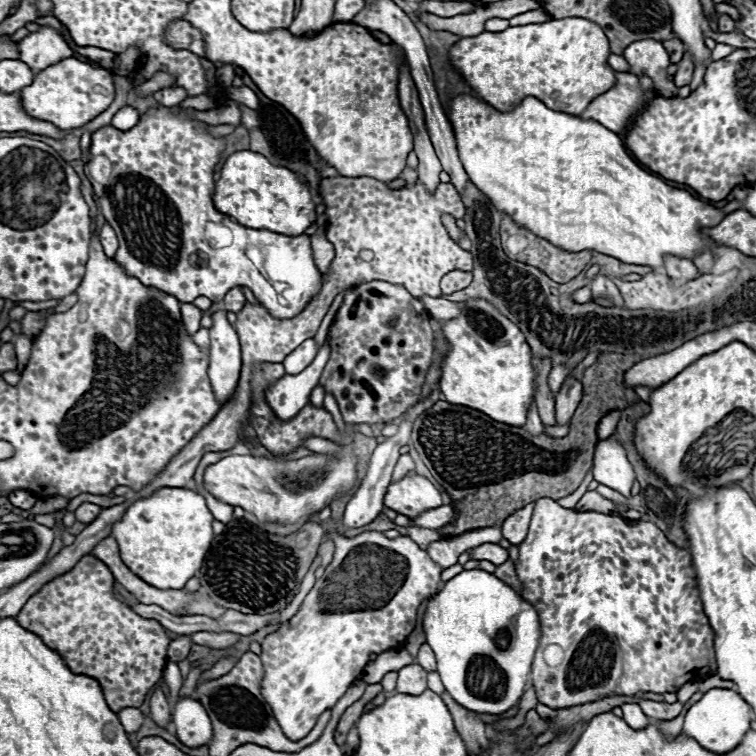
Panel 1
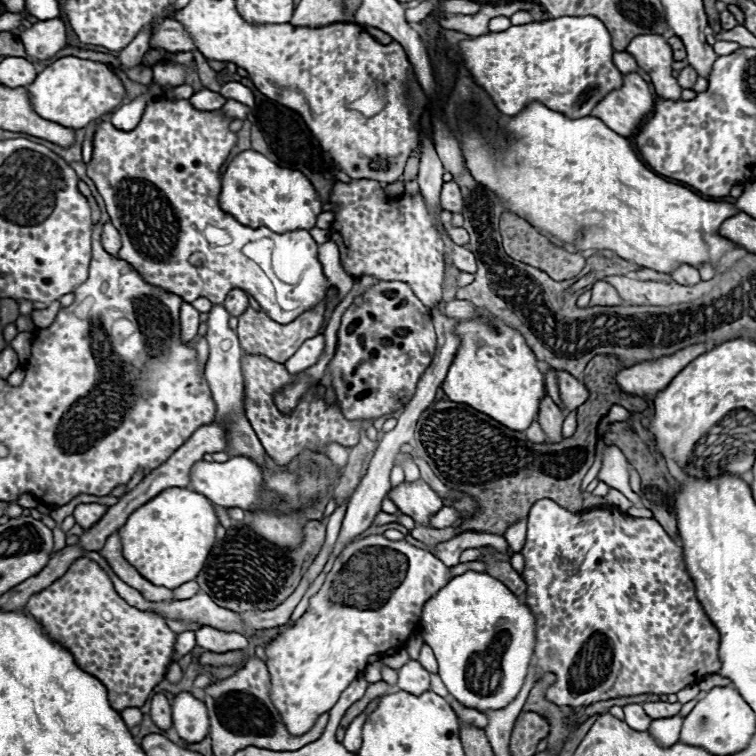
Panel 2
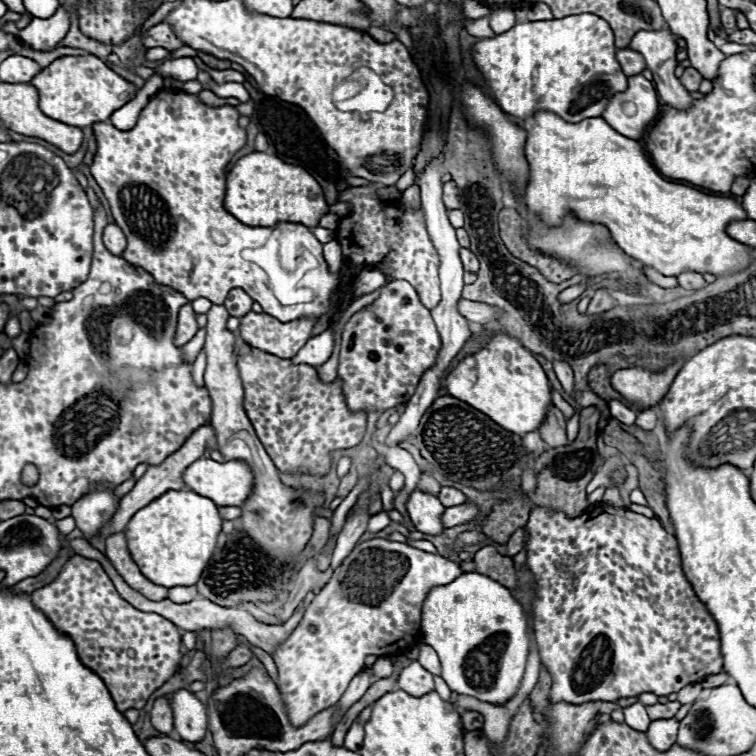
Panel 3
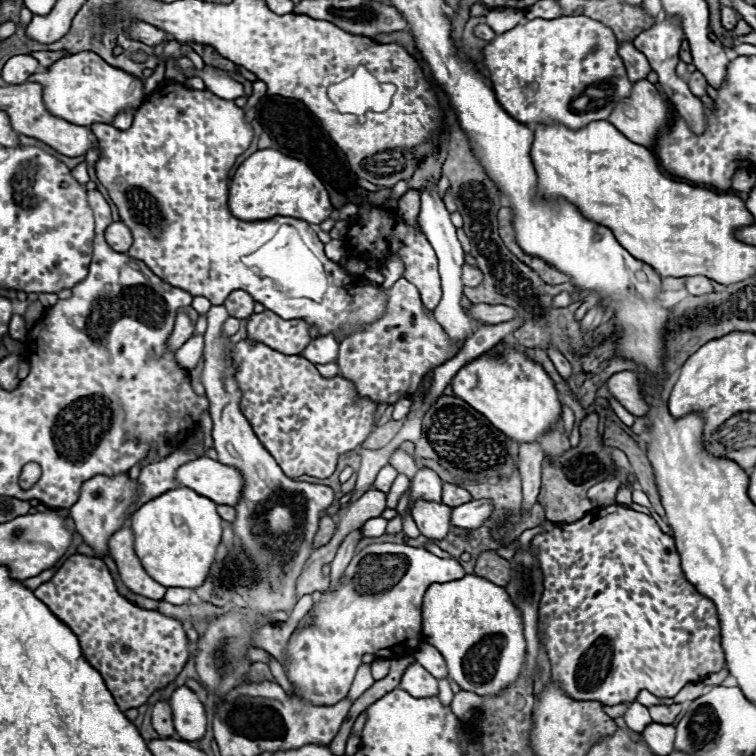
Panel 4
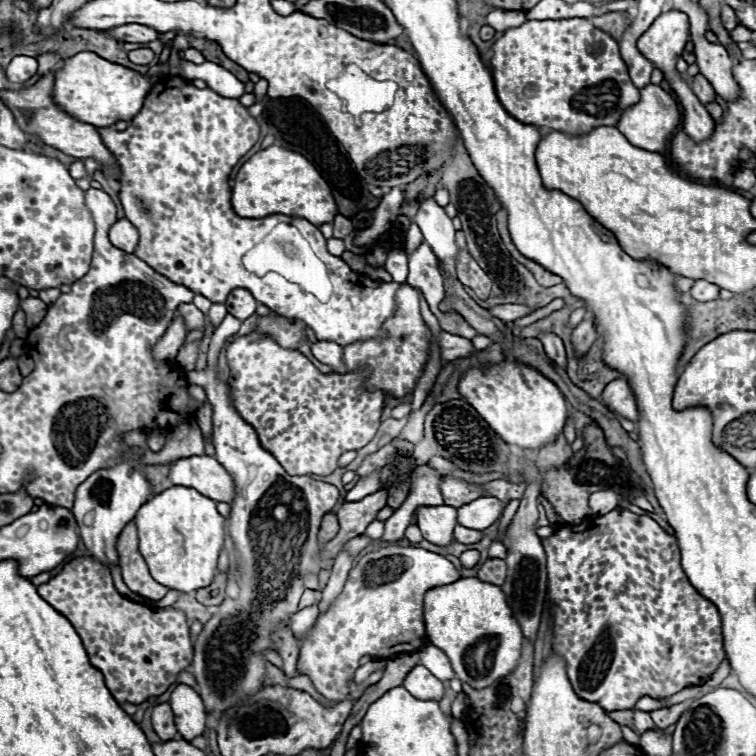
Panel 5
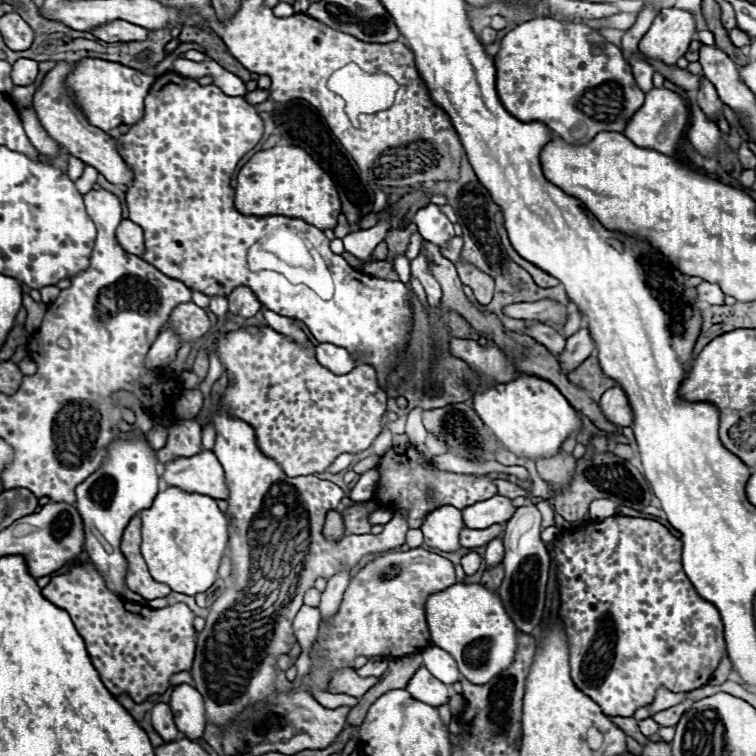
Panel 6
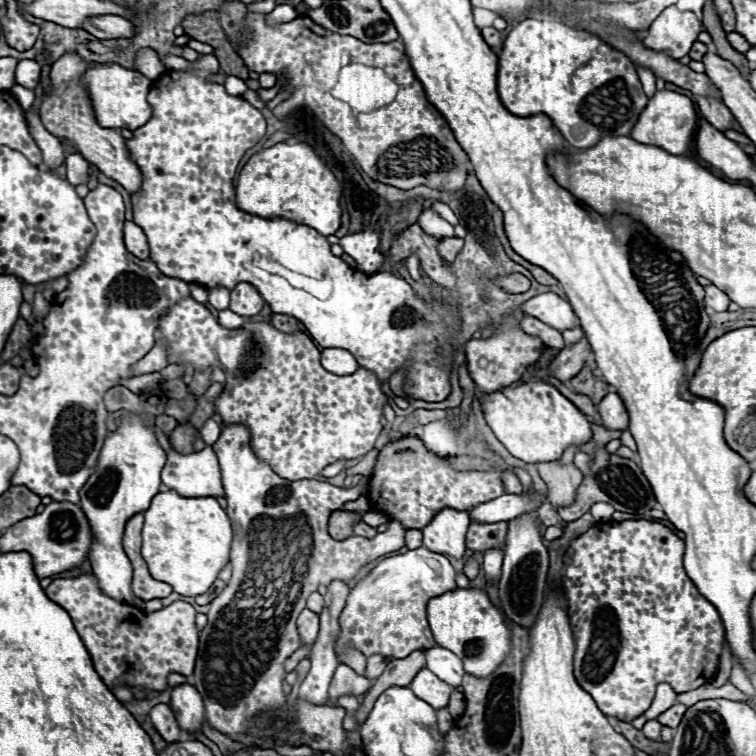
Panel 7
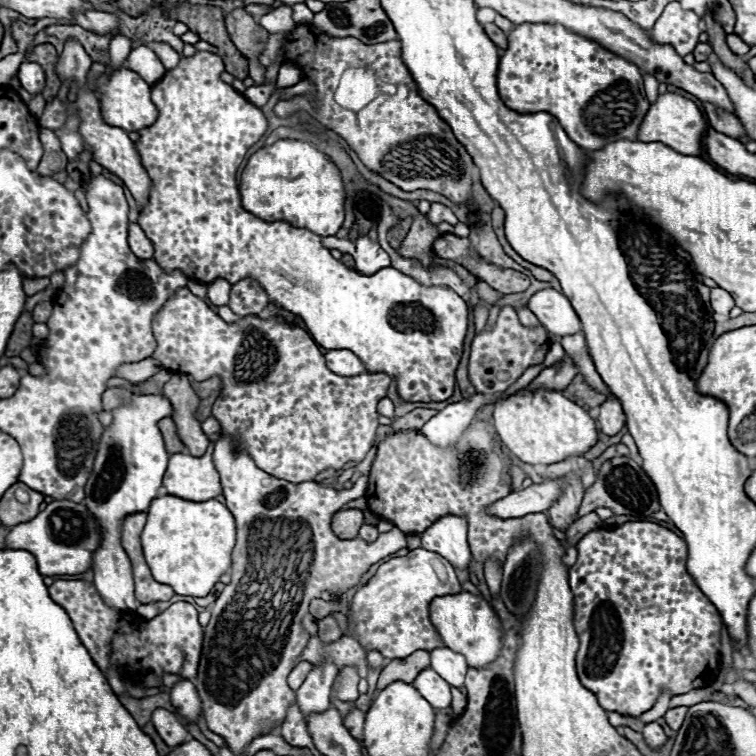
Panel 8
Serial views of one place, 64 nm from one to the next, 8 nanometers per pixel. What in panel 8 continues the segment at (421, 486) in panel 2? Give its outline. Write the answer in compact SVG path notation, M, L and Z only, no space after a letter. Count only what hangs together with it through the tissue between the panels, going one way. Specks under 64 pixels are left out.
M448 514L438 522L434 522L422 534L422 548L430 552L438 552L460 570L468 570L472 562L472 554L466 542L466 530L468 530L466 518Z

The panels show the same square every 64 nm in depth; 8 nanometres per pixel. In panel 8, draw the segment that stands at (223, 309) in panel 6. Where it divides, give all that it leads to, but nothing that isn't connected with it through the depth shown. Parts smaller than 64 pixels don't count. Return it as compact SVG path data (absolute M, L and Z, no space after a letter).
M214 280L208 284L208 298L216 306L228 304L228 294L230 294L232 284L228 280Z

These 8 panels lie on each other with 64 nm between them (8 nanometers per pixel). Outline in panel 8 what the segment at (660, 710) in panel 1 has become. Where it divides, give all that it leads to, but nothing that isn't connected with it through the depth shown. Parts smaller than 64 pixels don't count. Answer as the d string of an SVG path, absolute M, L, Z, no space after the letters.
M678 706L678 708L670 708L670 710L668 710L666 714L664 714L664 720L668 722L668 726L670 726L672 730L678 730L678 728L682 726L682 720L684 720L686 712L688 712L688 708L686 708L686 706Z

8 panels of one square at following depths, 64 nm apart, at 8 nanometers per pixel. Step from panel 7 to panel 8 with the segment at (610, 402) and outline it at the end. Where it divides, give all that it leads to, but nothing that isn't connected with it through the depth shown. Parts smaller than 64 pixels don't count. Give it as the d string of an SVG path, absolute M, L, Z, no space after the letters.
M616 398L612 400L606 400L602 406L600 406L600 414L598 414L598 424L600 424L600 430L606 434L606 436L614 436L622 430L622 426L626 424L626 416L622 412L622 406Z

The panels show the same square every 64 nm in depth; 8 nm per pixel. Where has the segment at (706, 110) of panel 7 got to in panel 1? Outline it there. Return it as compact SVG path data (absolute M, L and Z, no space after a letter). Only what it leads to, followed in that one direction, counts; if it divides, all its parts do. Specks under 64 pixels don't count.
M684 52L684 58L678 62L678 72L674 74L674 84L676 86L688 86L694 74L694 64L690 60L690 54Z

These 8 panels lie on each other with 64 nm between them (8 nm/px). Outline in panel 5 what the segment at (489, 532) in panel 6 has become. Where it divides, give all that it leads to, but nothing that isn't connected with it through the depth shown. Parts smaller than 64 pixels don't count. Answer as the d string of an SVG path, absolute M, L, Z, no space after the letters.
M456 530L456 540L462 544L476 544L480 542L484 536L484 532L478 530Z

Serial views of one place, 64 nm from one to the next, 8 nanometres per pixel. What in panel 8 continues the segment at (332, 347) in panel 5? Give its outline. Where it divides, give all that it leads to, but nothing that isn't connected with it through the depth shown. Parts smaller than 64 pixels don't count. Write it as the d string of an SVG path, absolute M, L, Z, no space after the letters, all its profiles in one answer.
M328 350L326 366L340 376L358 376L362 372L368 372L362 360L350 350Z

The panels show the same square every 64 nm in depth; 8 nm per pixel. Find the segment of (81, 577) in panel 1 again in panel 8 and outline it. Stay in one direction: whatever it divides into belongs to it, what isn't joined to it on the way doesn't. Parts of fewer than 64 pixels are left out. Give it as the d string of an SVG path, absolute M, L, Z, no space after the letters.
M56 580L48 586L48 592L52 600L68 612L82 644L104 674L108 664L114 664L118 672L128 672L128 676L140 682L146 674L160 676L164 672L178 674L182 678L196 676L204 630L198 622L198 610L194 604L176 602L156 618L144 622L138 614L116 614L102 602L96 588L84 580Z

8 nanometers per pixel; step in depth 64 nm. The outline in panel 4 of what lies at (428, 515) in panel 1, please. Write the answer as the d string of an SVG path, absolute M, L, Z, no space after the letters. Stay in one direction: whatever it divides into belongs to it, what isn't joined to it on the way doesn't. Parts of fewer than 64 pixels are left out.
M488 498L472 500L472 502L452 508L452 524L474 530L474 528L480 528L486 520L490 520L492 512L494 512L492 500L488 500Z

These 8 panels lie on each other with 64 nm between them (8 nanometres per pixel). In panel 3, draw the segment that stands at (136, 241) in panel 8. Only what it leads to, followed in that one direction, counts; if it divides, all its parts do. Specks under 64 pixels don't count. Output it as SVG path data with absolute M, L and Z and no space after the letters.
M108 224L104 228L104 244L112 254L120 256L126 250L128 240L126 240L126 234L122 232L122 228L118 228L116 224Z

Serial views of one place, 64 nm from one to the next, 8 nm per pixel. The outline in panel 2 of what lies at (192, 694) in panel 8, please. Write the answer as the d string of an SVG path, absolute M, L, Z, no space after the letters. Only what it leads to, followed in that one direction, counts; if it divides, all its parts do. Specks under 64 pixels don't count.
M180 692L172 704L174 728L186 742L202 742L208 736L208 714L204 702L196 700L190 692Z

